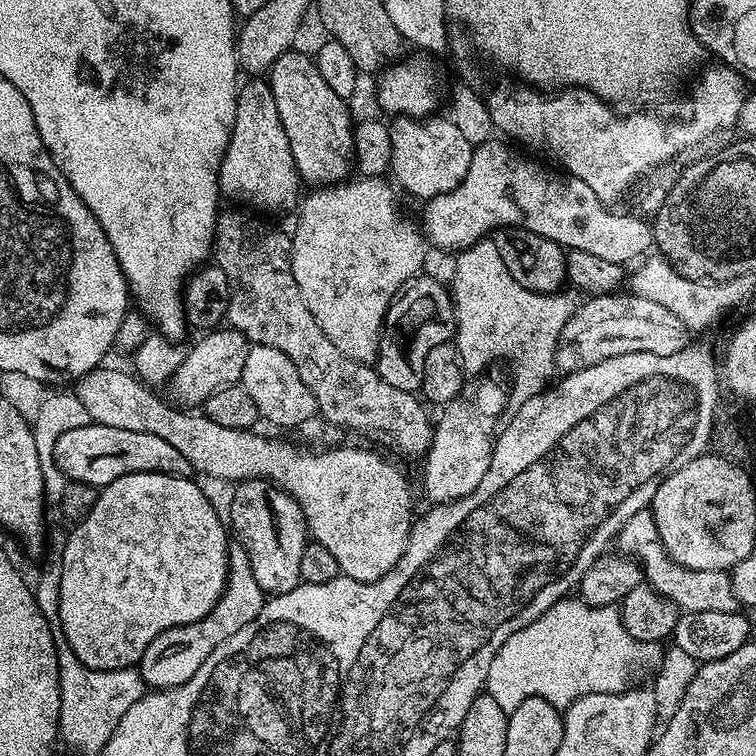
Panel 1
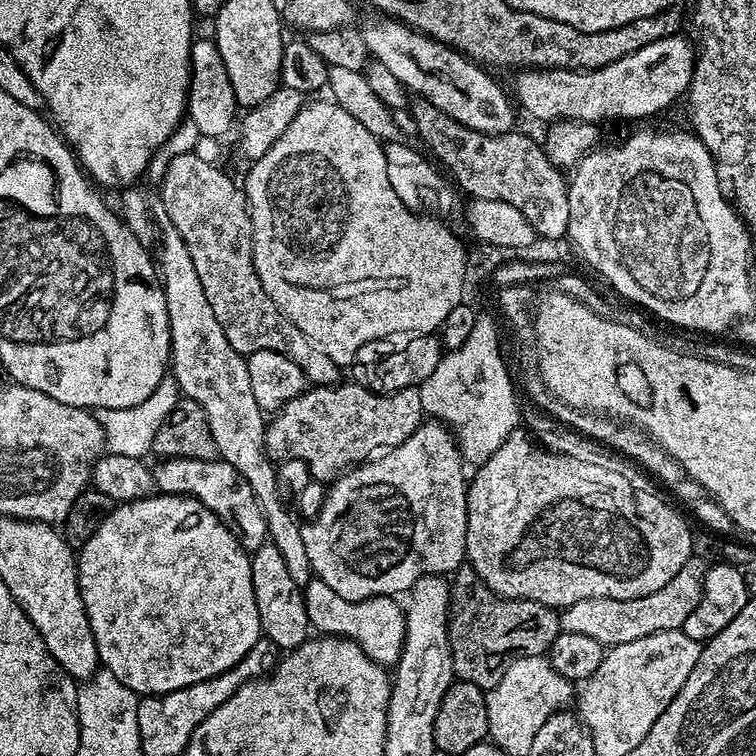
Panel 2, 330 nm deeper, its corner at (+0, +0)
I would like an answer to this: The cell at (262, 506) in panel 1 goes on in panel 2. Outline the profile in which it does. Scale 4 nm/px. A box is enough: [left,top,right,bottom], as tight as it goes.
[250,542,310,650]

